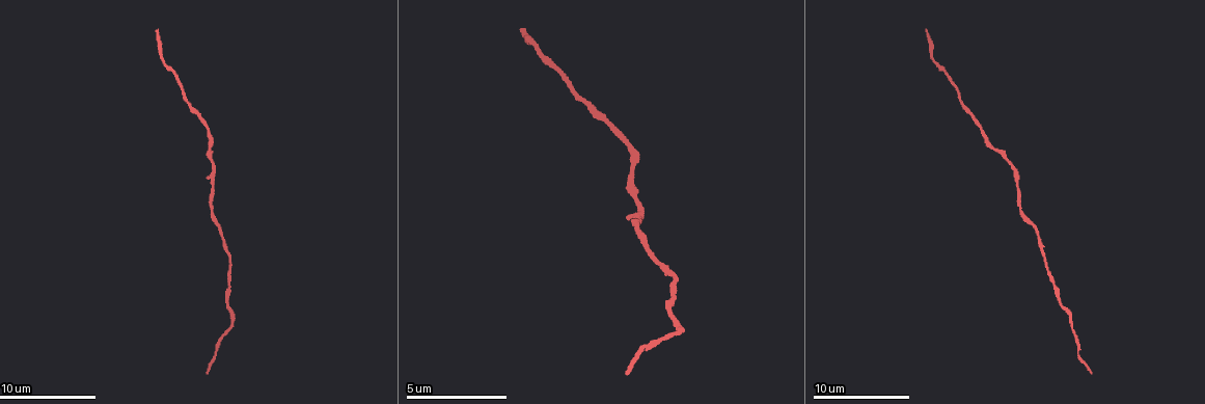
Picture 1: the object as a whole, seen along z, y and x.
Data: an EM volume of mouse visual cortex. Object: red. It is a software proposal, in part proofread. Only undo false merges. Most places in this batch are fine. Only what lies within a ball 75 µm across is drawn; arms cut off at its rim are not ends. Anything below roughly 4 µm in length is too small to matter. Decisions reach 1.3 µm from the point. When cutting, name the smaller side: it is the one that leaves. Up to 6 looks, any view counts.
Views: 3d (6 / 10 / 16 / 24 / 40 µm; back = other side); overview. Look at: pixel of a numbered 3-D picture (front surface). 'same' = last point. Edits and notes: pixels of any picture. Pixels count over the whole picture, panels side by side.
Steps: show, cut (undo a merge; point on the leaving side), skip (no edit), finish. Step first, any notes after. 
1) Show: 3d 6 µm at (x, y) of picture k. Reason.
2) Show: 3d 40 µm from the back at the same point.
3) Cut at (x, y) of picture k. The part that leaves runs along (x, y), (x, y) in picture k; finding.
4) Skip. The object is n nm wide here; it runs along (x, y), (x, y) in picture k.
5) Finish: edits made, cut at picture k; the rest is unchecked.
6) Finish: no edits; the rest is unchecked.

Show: 3d 6 µm at (638, 223) of picture 1. Narrows sharply.

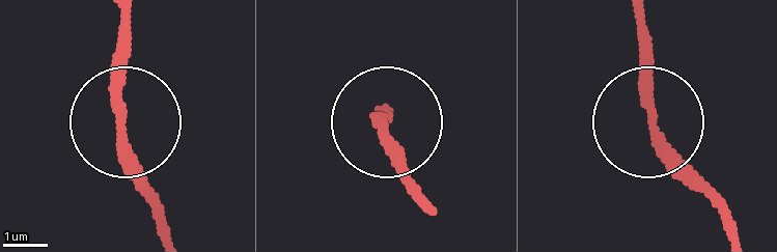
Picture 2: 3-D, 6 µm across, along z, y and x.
Show: 3d 6 µm from the back at (651, 115) of picture 2.

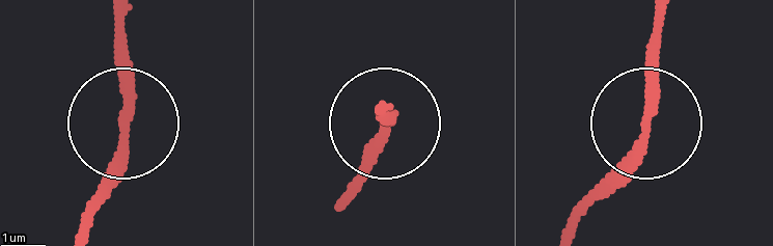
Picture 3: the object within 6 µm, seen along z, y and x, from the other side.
Skip. It runs along (123, 63), (123, 138), (93, 201) in picture 3; one cell here.

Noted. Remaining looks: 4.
Show: 3d 10 µm at (675, 276) of picture 1. Narrows sharply.

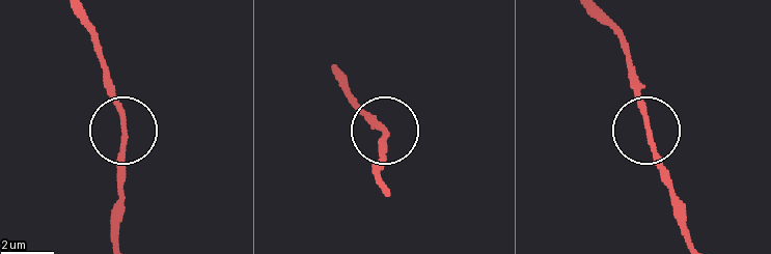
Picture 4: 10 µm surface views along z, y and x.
Show: 3d 10 µm from the back at (123, 128) of picture 4. From behind.

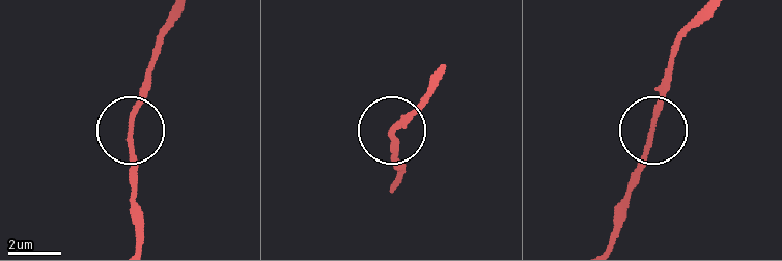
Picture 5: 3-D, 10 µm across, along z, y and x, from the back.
Skip. One cell here.

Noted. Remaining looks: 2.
Show: 3d 6 µm at (213, 165) of picture 1. Narrows sharply.

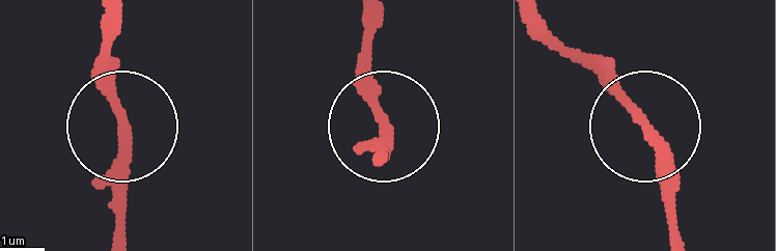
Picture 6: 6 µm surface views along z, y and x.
Skip. The object is 210 nm wide here; it runs along (116, 235), (123, 113), (105, 17) in picture 6; all the same cell.

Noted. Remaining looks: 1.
Finish: no edits; the rest is unchecked.

